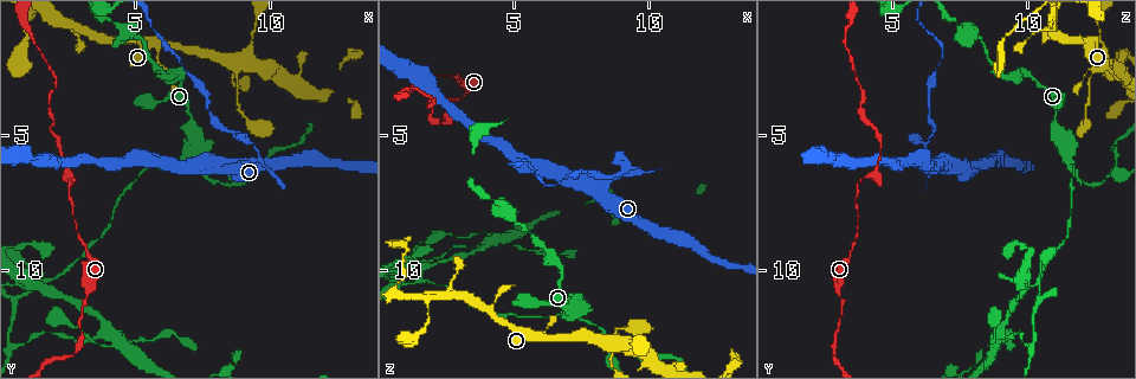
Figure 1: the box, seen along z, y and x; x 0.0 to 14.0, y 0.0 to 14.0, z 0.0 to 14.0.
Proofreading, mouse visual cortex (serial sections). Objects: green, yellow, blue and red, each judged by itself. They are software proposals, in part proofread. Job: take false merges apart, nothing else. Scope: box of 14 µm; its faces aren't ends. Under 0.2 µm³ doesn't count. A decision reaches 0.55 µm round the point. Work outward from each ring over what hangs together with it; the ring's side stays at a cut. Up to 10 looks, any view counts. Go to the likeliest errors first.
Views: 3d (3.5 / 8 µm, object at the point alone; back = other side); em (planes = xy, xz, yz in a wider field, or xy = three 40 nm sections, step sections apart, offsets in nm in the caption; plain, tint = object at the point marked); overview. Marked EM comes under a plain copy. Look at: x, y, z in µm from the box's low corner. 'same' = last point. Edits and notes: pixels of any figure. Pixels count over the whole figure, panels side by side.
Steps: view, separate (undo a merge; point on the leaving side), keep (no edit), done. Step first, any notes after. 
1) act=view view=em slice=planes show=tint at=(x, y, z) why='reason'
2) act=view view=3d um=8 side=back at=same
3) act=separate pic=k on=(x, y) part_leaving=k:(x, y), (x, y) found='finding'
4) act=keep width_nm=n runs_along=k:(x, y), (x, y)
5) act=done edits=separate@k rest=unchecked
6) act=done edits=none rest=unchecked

act=view view=3d um=3.5 at=(9.6, 5.9, 6.3) why='sharp bend'

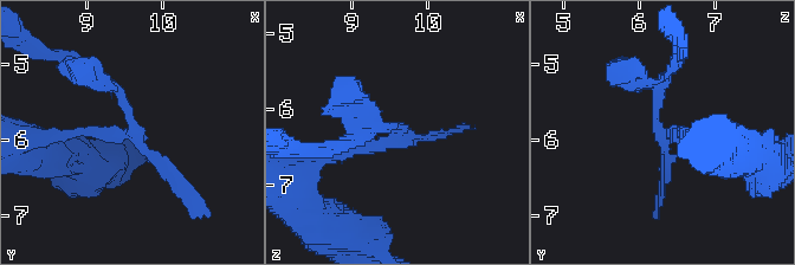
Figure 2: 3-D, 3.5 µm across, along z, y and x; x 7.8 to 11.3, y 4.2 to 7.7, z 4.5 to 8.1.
act=view view=em slice=xy step=3 show=tint at=(9.60, 5.85, 6.25) why='now the EM'

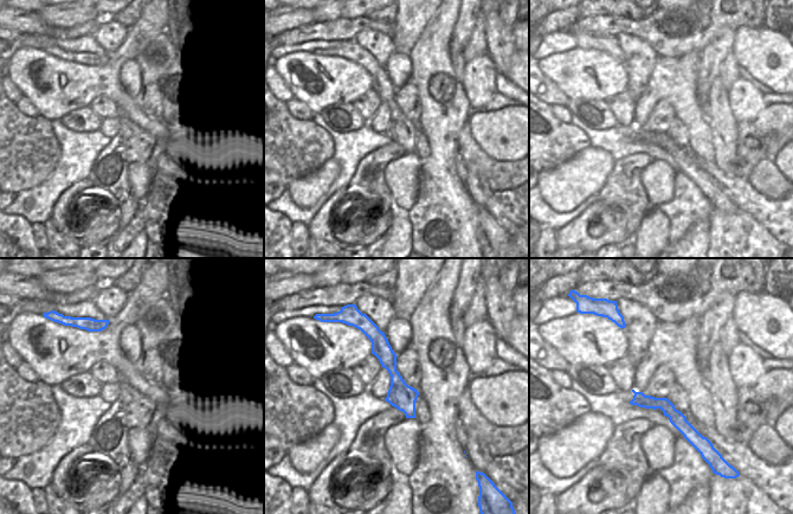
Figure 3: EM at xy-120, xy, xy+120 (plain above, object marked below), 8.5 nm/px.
act=view view=em slice=xy step=2 show=tint at=same

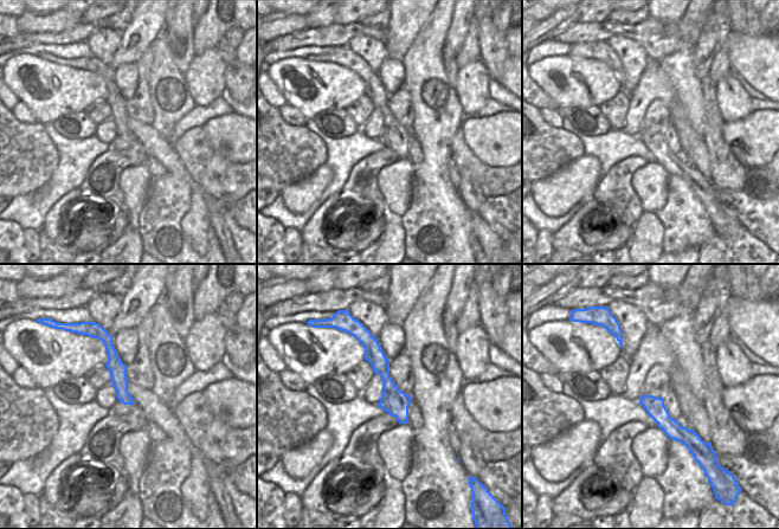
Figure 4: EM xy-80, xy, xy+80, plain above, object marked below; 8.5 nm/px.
act=separate pic=2 on=(174, 179) part_leaving=2:(127, 134), (120, 90), (69, 58) found='two cells meet here'

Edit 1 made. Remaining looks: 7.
act=view view=overview why='redraw'

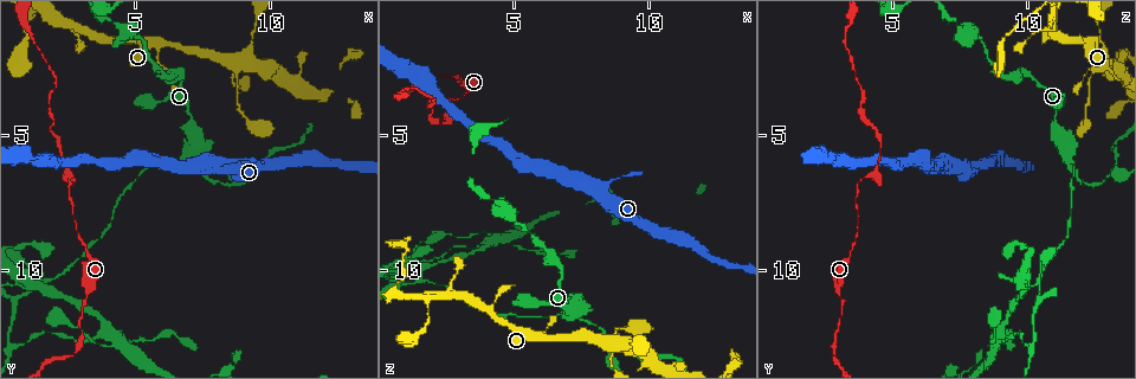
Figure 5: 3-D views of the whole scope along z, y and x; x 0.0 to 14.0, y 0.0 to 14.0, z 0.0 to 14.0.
act=view view=3d um=3.5 at=(6.8, 5.8, 11.7) why='small branch off a trunk'

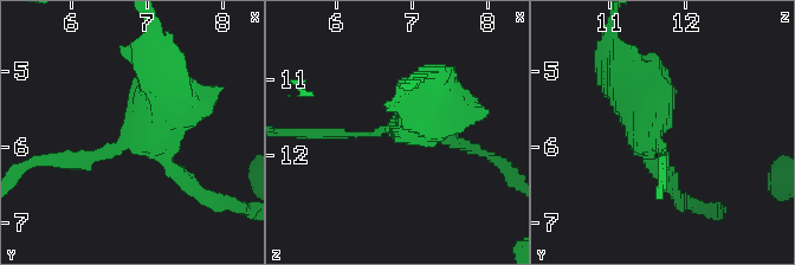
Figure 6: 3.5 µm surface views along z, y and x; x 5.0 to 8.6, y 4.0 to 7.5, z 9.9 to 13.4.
act=view view=em slice=xy step=1 show=tint at=(6.90, 5.80, 11.55) why='need the tissue'

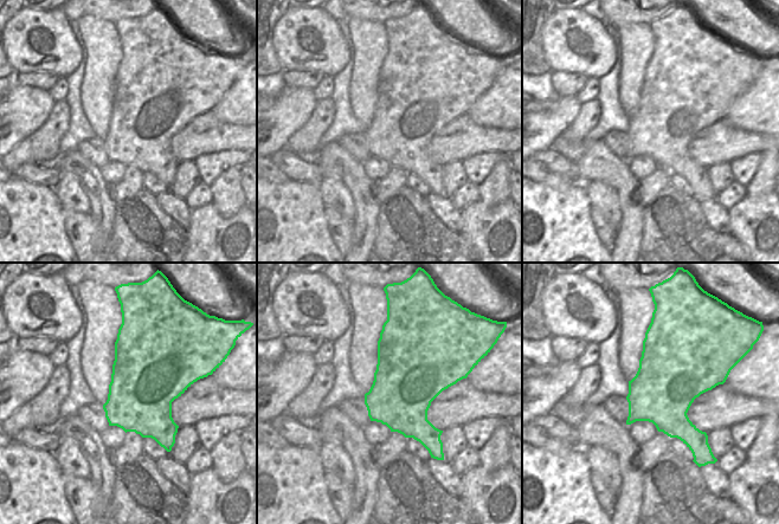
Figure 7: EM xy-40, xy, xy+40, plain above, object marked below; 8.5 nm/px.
act=keep width_nm=600 runs_along=6:(165, 55), (168, 102), (110, 153), (88, 153) found='one cell here'

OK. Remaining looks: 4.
act=view view=3d um=8 side=back at=(1.6, 10.5, 10.3) why='thin arm on a thick one'

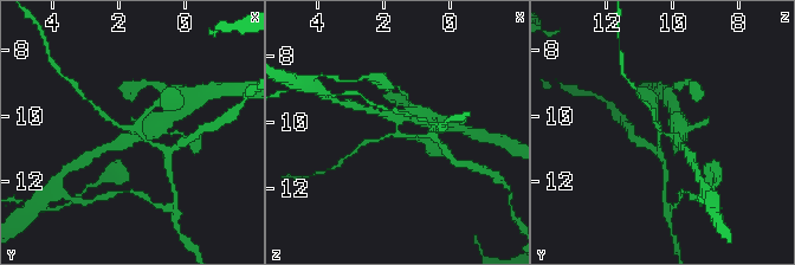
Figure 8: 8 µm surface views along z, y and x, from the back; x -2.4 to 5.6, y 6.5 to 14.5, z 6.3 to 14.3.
act=view view=3d um=3.5 at=(1.6, 10.5, 10.3)

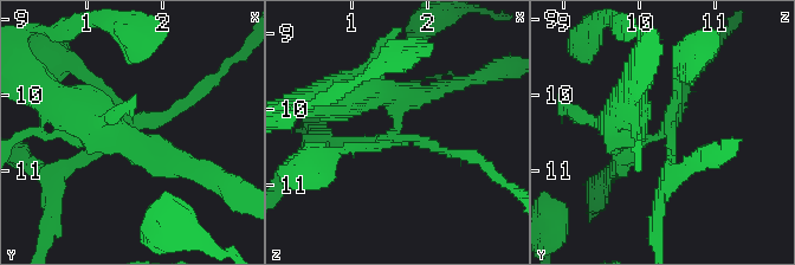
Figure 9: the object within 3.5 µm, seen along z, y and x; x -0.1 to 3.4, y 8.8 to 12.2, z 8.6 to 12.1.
act=view view=em slice=xy step=5 show=tint at=(1.60, 10.40, 10.40)

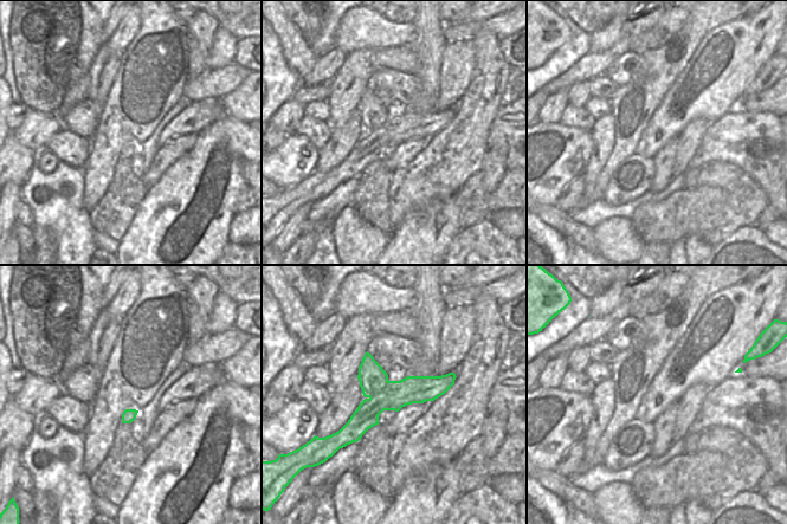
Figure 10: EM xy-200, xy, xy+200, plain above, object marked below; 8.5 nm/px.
act=keep width_nm=280 runs_along=9:(683, 91), (669, 128), (632, 142), (622, 160) found='all the same cell'

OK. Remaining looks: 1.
act=done edits=separate@2 rest=unchecked

